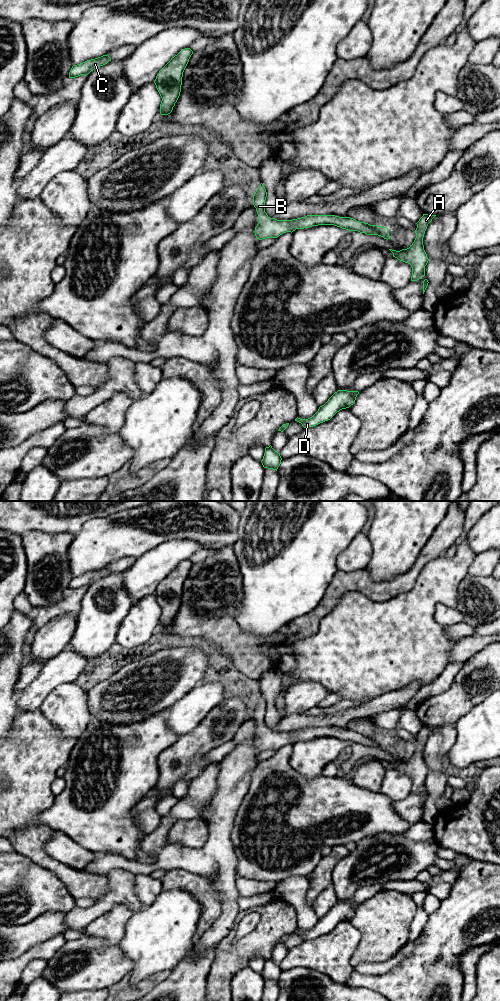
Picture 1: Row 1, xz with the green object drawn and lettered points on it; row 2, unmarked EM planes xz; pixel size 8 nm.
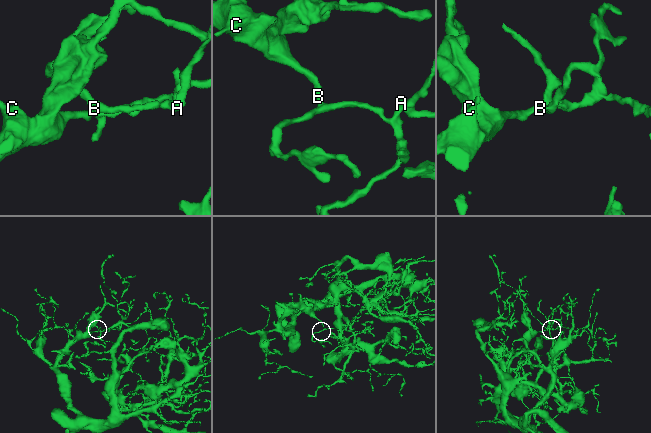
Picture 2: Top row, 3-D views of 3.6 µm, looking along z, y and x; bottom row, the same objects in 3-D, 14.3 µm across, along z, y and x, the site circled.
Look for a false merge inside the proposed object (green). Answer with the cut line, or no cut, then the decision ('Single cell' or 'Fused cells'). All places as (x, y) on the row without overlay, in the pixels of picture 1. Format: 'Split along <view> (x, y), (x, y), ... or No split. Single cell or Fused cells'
No split. Single cell

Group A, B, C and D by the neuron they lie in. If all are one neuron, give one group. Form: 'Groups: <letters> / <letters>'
Groups: A B C D

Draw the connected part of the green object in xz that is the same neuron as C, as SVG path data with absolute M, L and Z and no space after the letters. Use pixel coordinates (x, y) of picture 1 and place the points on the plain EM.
M107 566L95 571L87 572L77 577L73 577L69 584L69 590L75 590L80 587L87 588L91 583L107 576L109 573L111 573L111 570Z

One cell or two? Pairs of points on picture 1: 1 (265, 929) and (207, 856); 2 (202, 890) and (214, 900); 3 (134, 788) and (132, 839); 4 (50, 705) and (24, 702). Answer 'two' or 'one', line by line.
1: two
2: one
3: one
4: two

